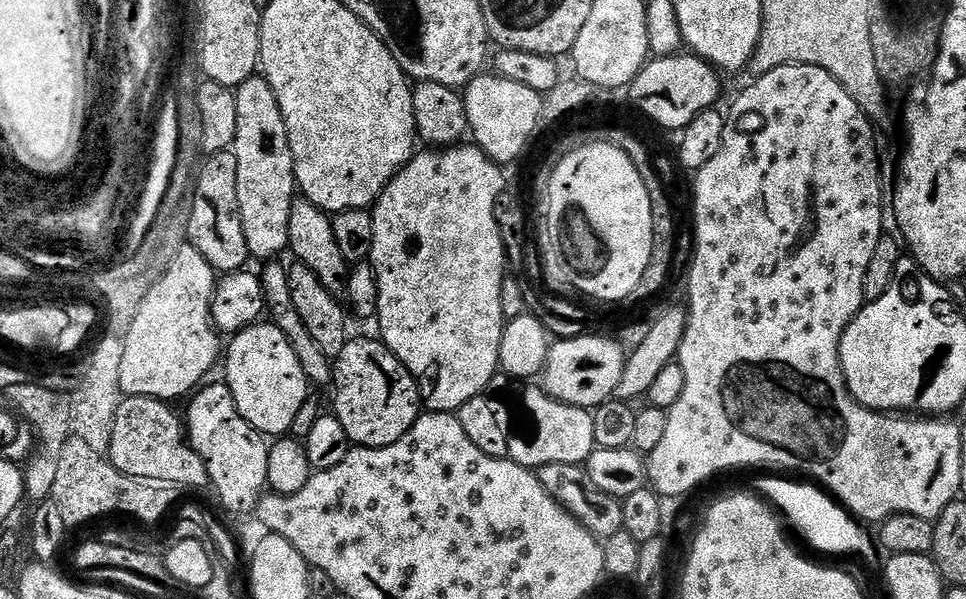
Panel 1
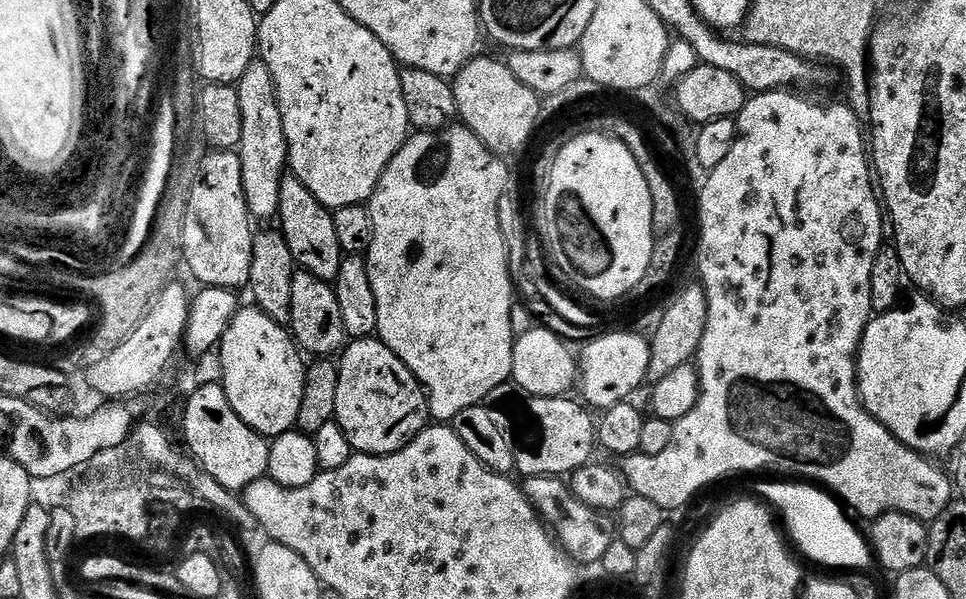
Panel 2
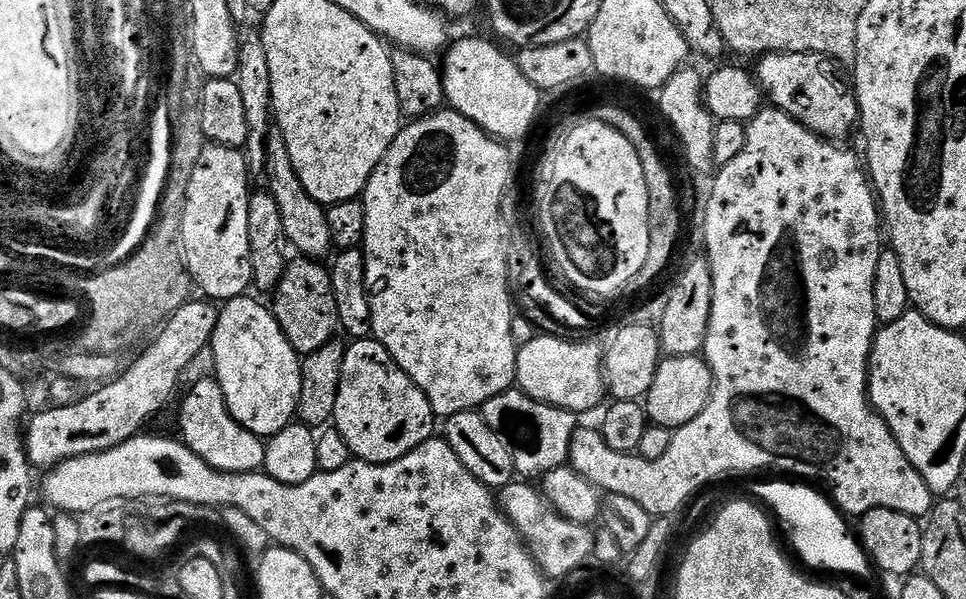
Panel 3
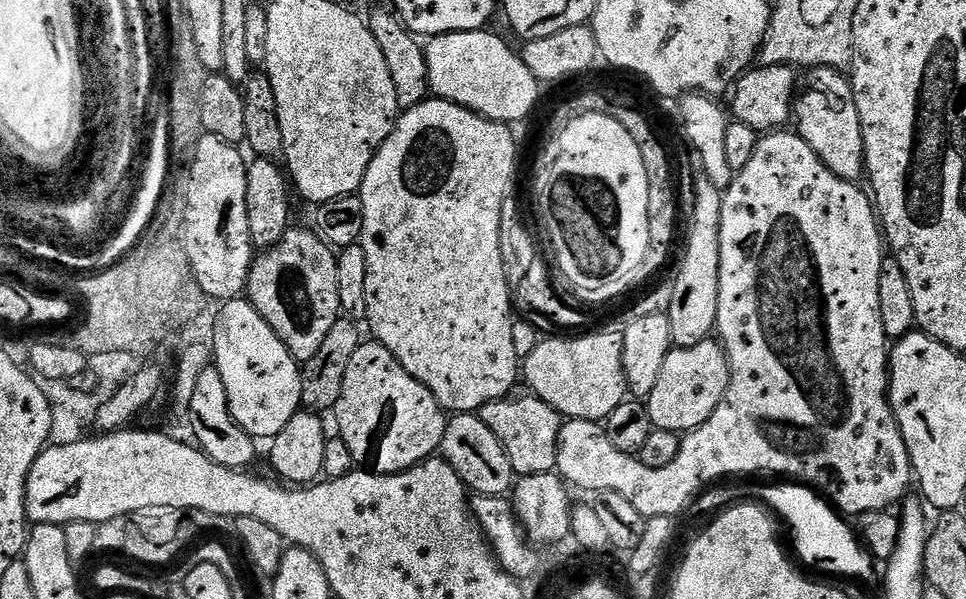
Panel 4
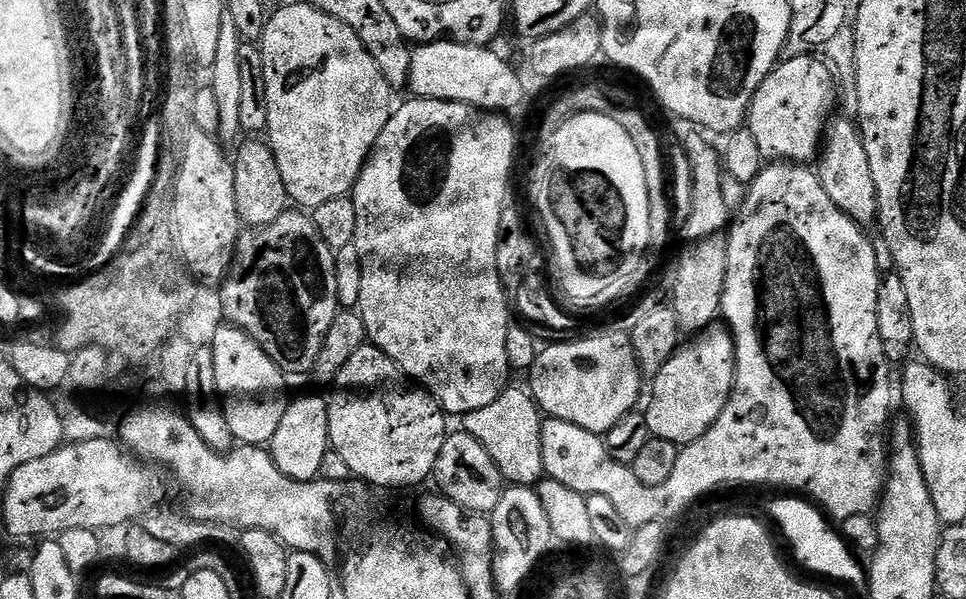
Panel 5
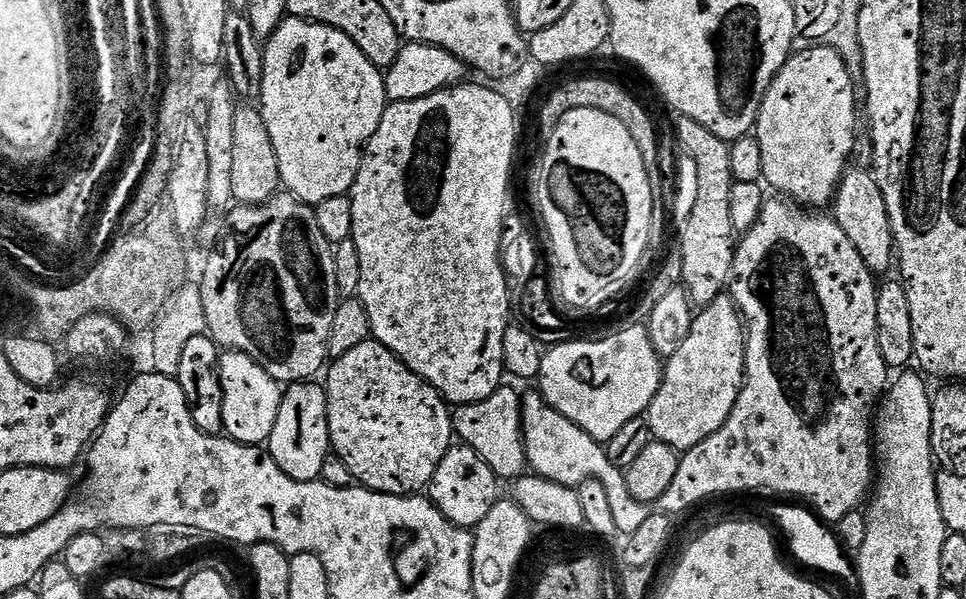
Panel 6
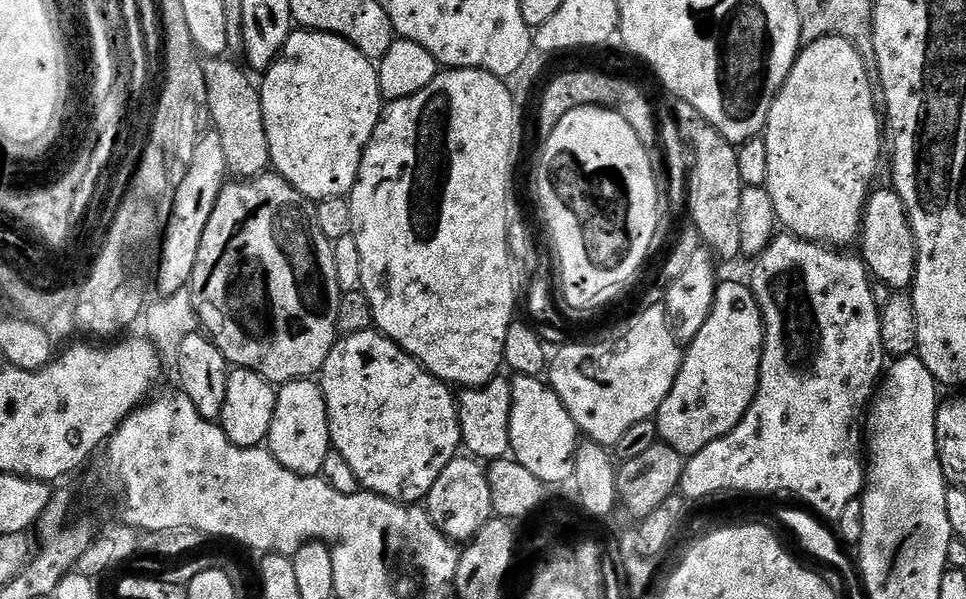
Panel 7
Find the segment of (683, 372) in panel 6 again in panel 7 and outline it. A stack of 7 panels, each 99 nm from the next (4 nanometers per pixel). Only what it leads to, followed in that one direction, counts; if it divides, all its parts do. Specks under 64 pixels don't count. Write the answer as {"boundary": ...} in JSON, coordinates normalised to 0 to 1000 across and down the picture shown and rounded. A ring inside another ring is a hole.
{"boundary":[[[746,466],[735,531],[711,576],[702,631],[677,696],[683,735],[711,765],[756,725],[781,671],[790,589],[791,533],[782,491],[773,472]]]}

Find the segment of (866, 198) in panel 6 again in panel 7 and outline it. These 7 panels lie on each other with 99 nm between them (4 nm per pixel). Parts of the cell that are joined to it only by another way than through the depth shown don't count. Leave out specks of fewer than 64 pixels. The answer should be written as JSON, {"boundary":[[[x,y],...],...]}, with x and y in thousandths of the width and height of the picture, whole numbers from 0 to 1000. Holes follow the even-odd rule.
{"boundary":[[[922,312],[910,314],[900,326],[899,339],[894,342],[888,421],[902,466],[908,476],[916,474],[917,479],[923,481],[919,484],[932,491],[943,482],[944,467],[948,461],[948,406],[944,396],[940,359],[936,356],[934,331]]]}

